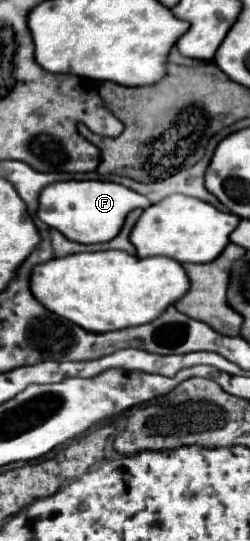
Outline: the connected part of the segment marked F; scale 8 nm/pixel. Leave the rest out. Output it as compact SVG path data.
M62 181L62 183L50 183L50 187L42 189L42 195L38 197L38 219L44 221L48 227L58 229L64 237L78 243L104 243L118 235L122 229L124 217L128 211L142 207L146 209L150 201L120 185L110 181Z

